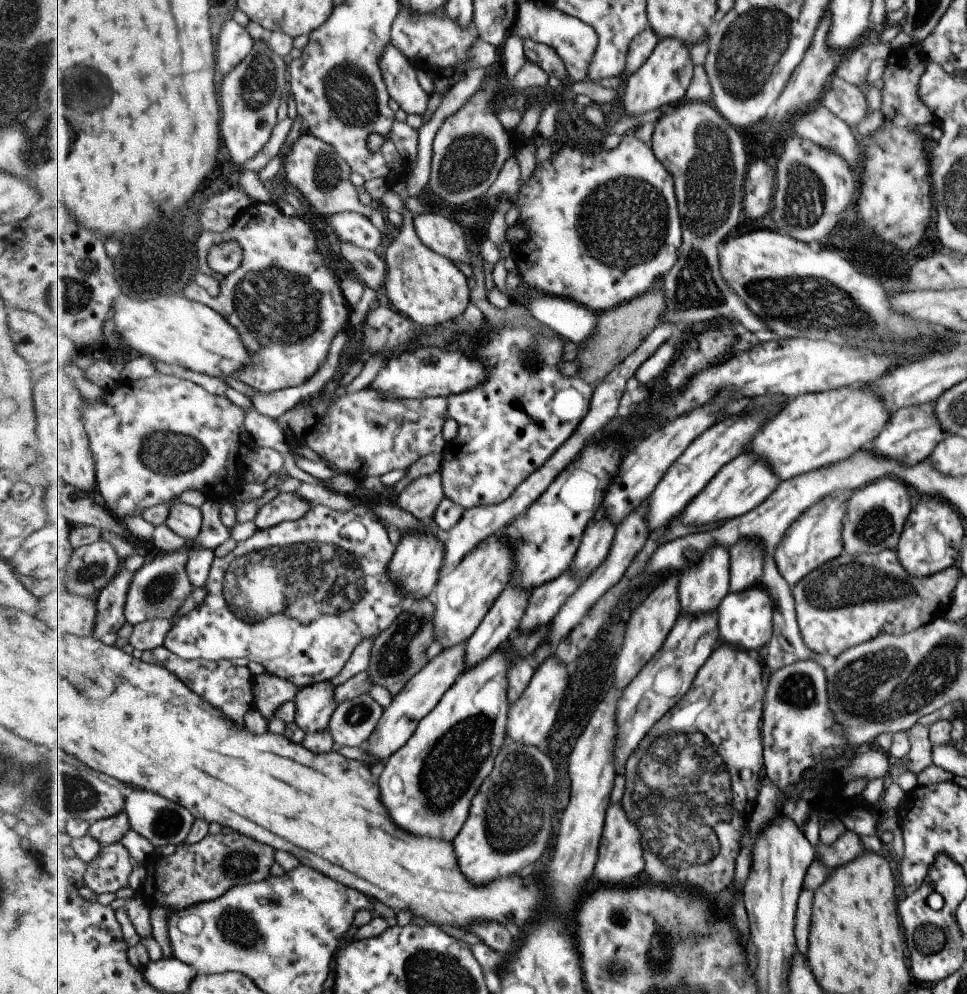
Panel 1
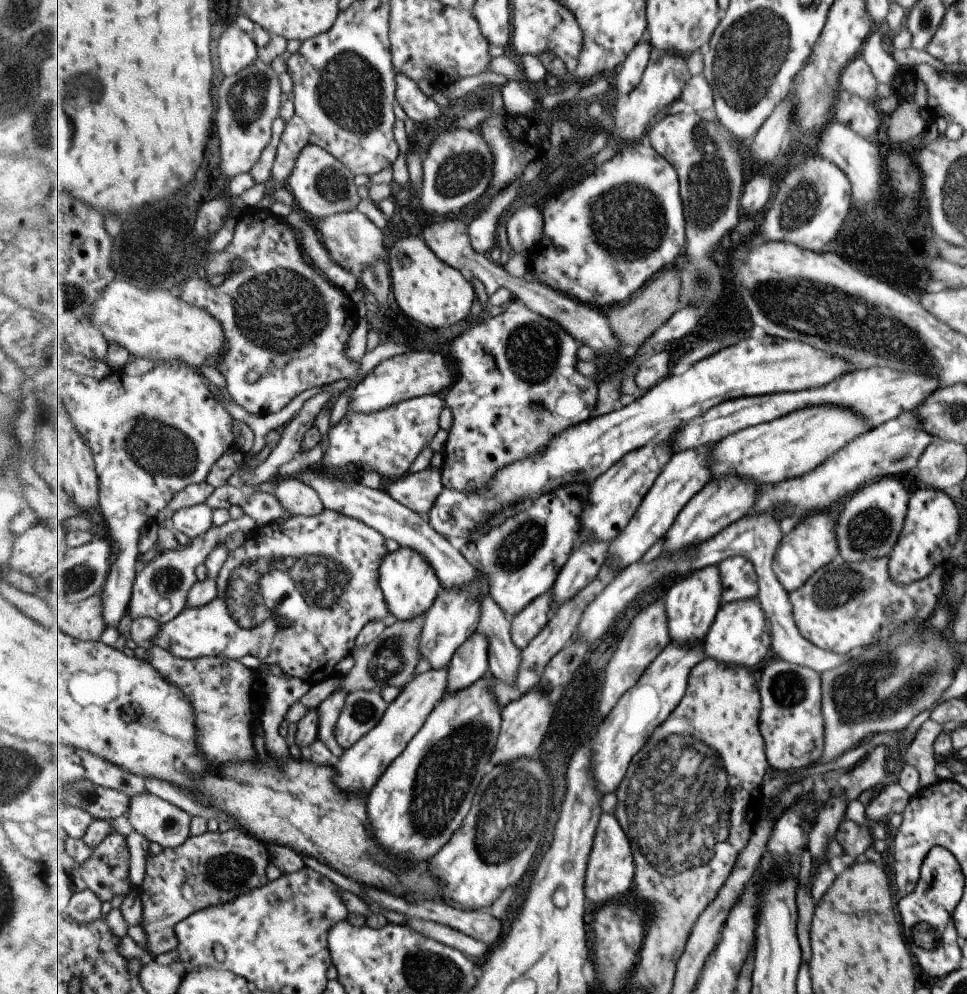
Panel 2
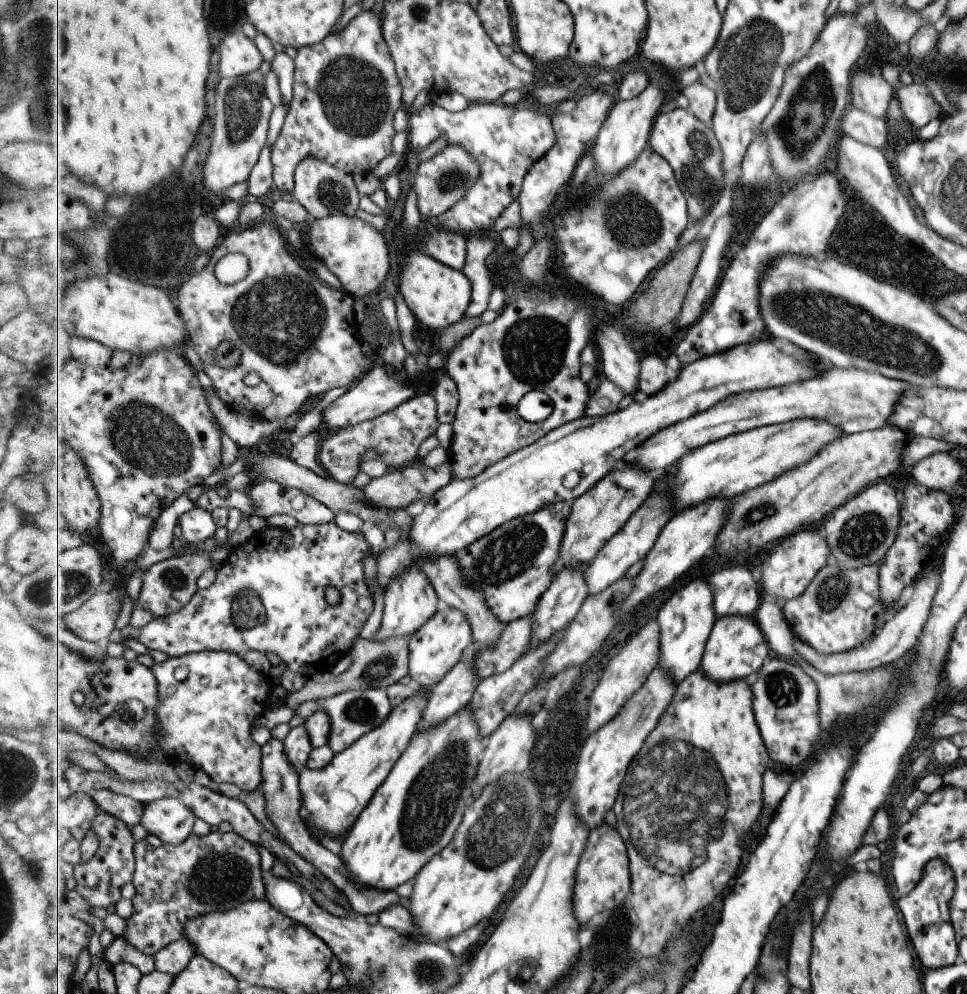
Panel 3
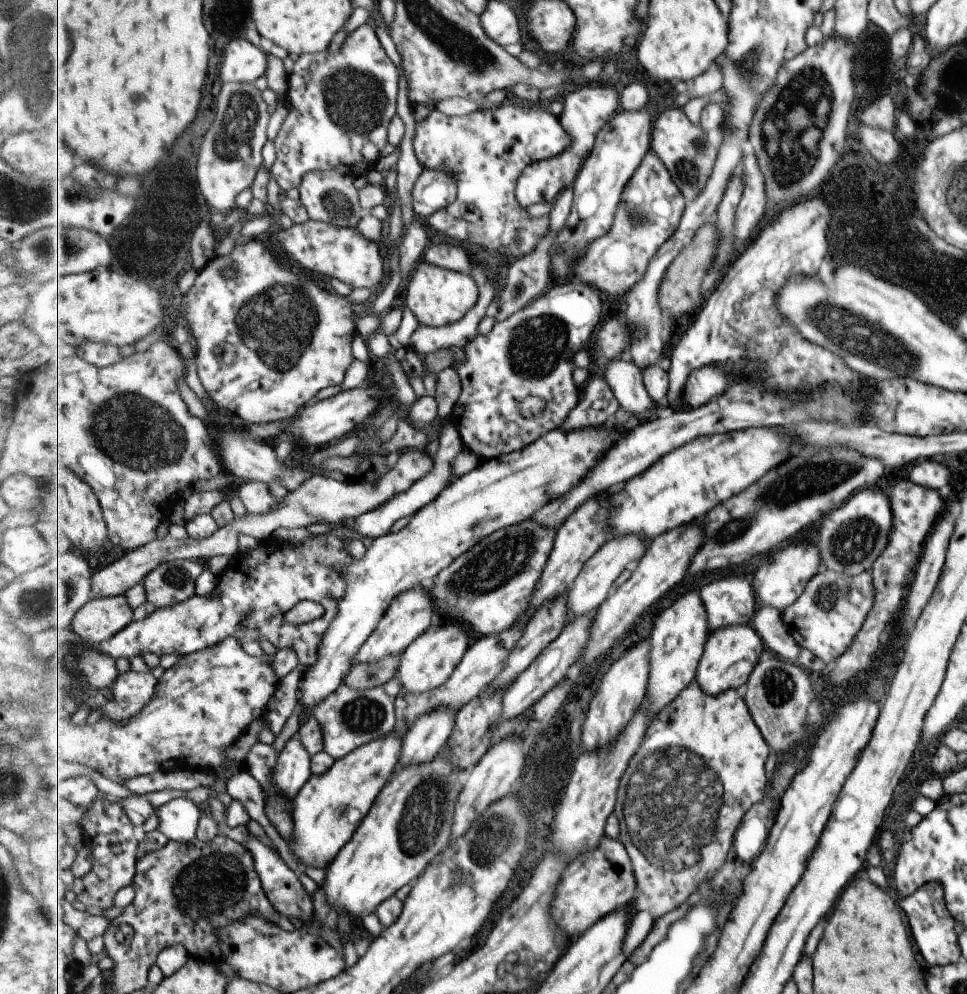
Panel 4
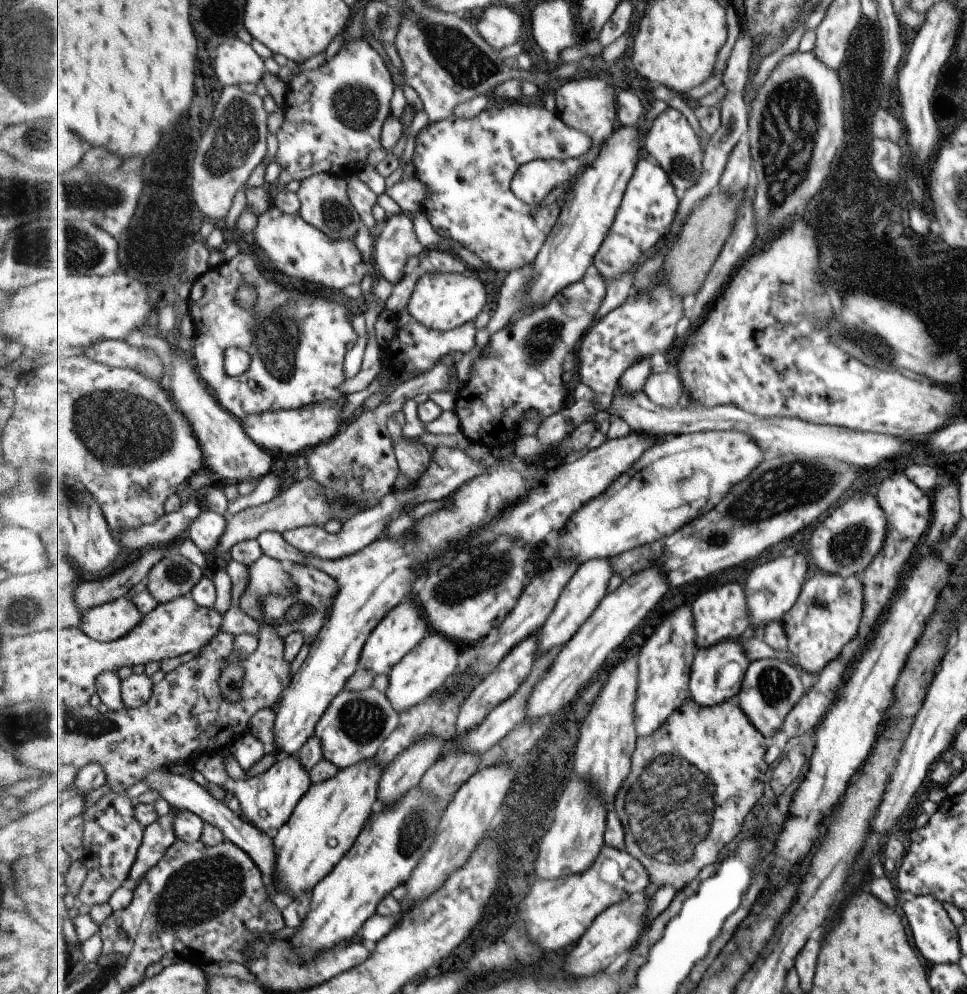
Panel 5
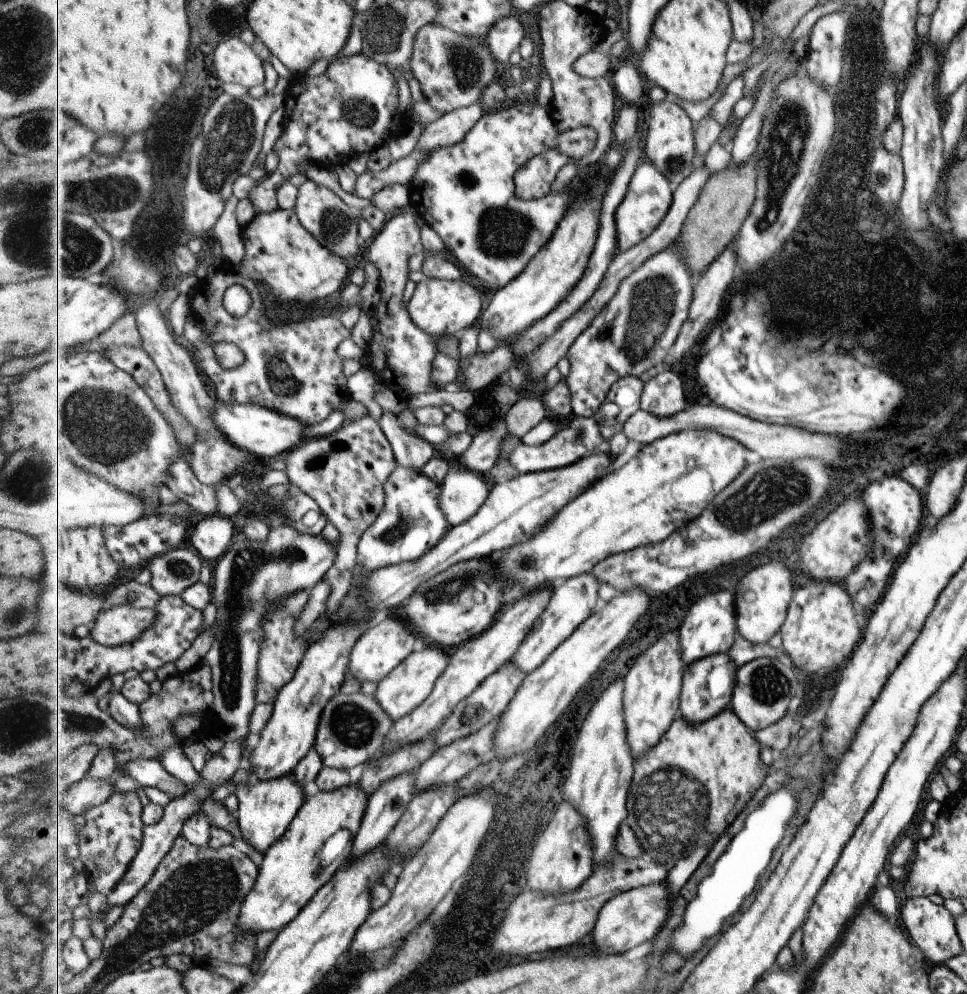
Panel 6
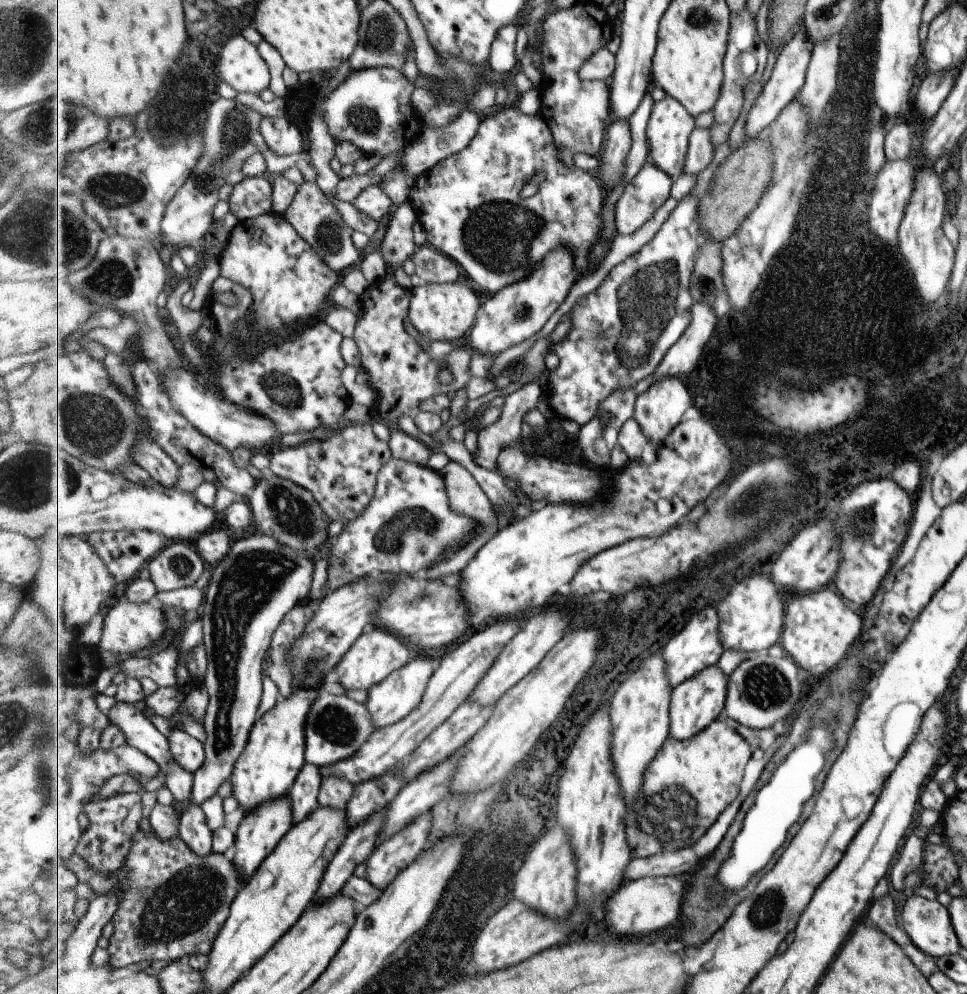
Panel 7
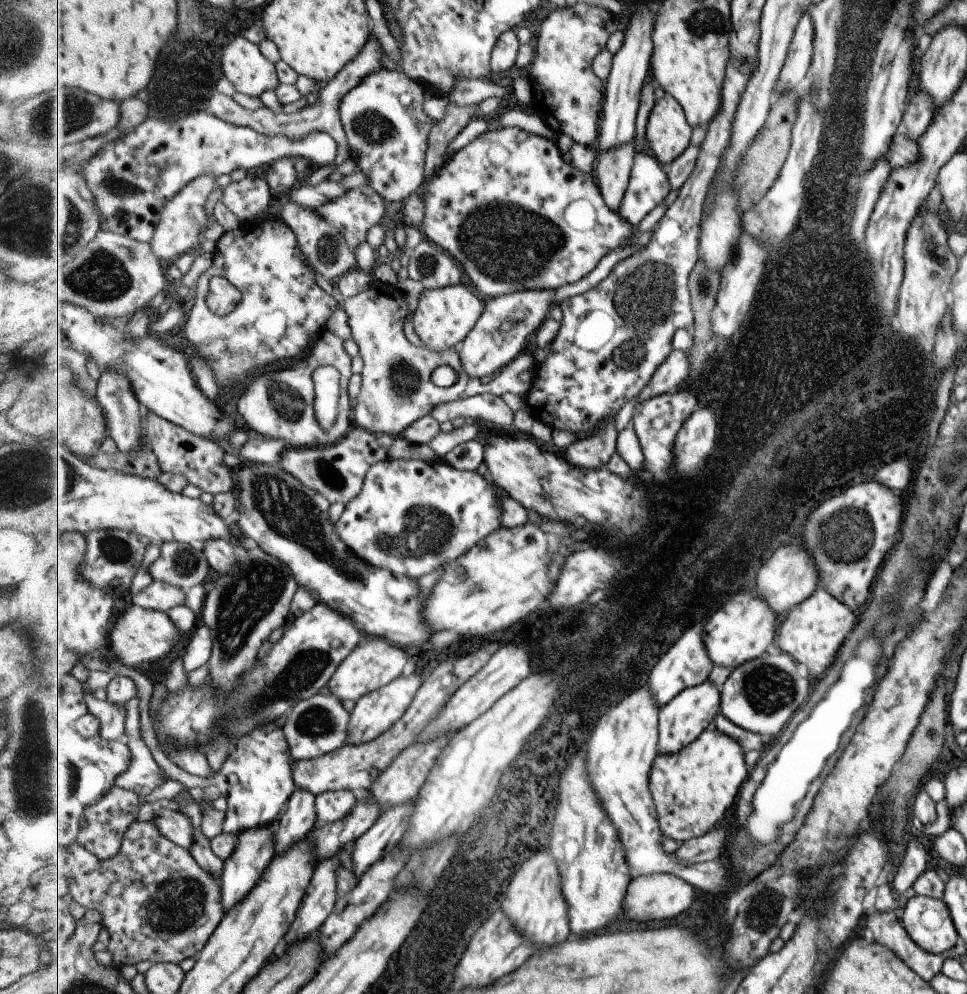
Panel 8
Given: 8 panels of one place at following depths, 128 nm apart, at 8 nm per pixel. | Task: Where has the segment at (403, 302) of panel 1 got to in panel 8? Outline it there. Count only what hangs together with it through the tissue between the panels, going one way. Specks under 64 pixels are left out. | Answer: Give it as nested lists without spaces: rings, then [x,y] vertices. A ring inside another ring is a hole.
[[[459,284],[443,289],[423,291],[412,321],[419,338],[425,342],[425,347],[443,352],[459,347],[469,336],[469,332],[475,328],[477,320],[481,318],[484,311],[485,304],[479,300],[479,296],[471,290],[471,287]]]

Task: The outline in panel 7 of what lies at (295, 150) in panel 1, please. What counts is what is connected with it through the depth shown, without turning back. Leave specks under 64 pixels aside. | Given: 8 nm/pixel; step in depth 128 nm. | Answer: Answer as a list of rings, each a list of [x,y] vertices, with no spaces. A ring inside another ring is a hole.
[[[305,181],[298,186],[295,200],[291,203],[285,216],[332,270],[347,272],[359,265],[361,254],[359,254],[358,245],[354,243],[355,230],[332,203],[328,194],[315,181]]]

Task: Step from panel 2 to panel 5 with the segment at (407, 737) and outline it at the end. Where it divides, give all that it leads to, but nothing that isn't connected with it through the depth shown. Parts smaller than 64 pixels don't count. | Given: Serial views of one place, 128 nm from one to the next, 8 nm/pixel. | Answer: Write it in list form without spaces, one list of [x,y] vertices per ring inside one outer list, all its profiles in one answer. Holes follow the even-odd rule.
[[[375,756],[339,769],[338,775],[332,779],[312,783],[287,824],[274,837],[278,862],[271,887],[275,892],[285,893],[293,900],[307,890],[313,892],[343,860],[378,807],[384,770]]]

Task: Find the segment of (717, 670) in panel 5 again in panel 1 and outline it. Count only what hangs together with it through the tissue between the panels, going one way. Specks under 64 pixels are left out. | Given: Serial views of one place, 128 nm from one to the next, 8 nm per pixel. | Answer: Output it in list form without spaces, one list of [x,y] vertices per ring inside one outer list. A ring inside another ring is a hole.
[[[765,583],[747,591],[730,593],[718,608],[721,643],[748,651],[761,651],[774,635],[774,610],[775,601]]]

